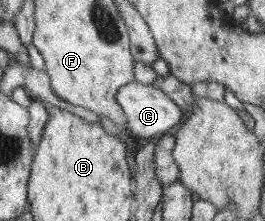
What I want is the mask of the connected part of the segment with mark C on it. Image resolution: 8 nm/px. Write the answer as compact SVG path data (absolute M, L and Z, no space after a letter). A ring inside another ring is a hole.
M132 81L131 84L124 85L116 94L117 101L128 116L128 123L125 128L135 137L154 137L163 136L172 133L185 119L185 111L181 109L177 102L168 96L160 88L153 84L142 84L138 81Z

